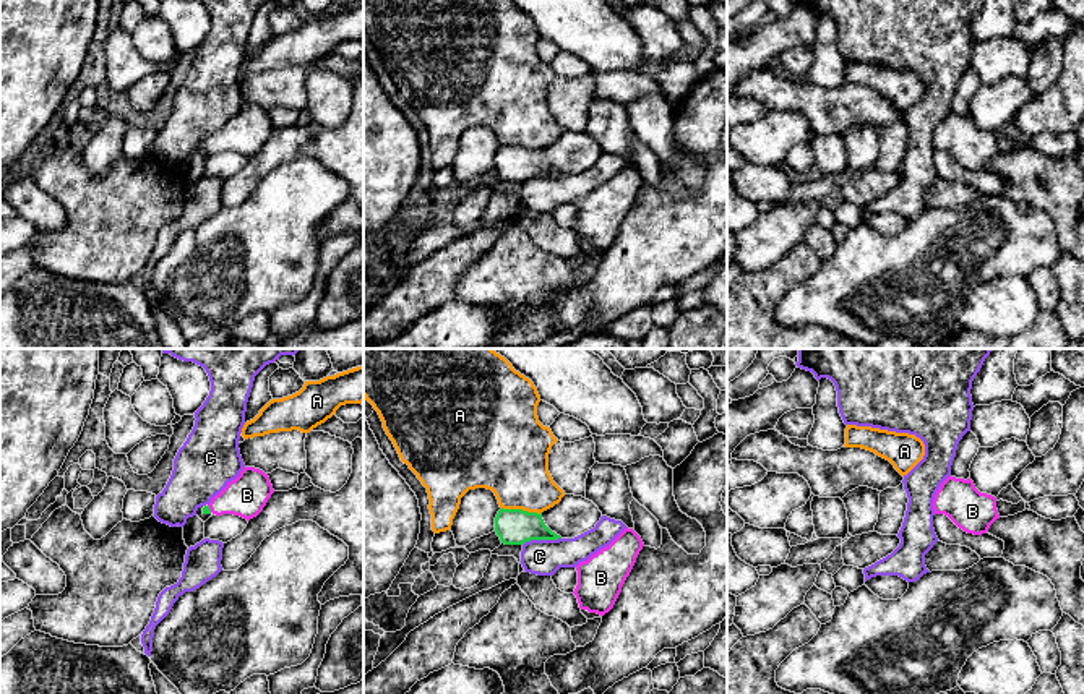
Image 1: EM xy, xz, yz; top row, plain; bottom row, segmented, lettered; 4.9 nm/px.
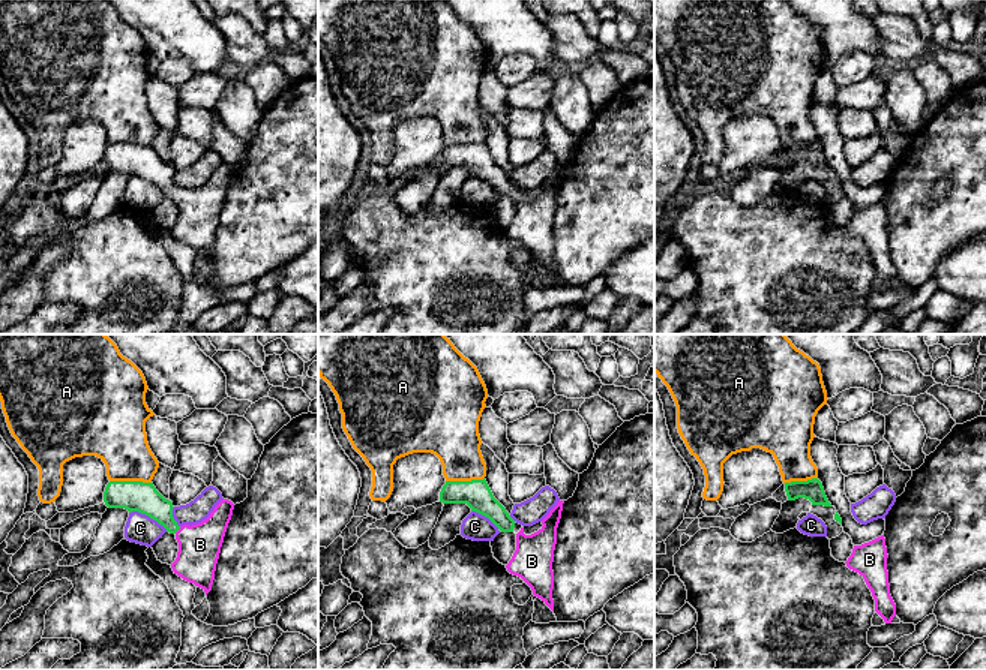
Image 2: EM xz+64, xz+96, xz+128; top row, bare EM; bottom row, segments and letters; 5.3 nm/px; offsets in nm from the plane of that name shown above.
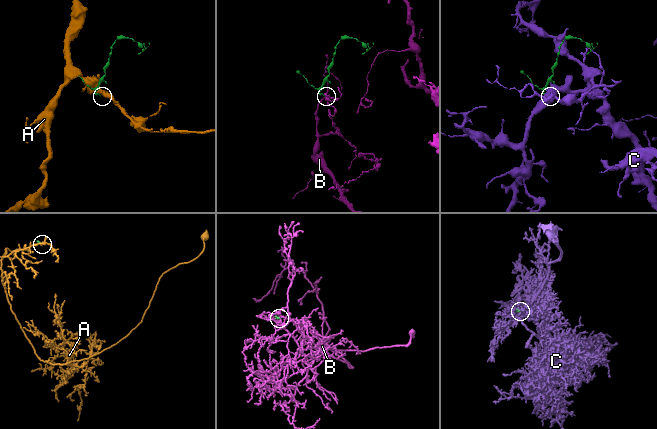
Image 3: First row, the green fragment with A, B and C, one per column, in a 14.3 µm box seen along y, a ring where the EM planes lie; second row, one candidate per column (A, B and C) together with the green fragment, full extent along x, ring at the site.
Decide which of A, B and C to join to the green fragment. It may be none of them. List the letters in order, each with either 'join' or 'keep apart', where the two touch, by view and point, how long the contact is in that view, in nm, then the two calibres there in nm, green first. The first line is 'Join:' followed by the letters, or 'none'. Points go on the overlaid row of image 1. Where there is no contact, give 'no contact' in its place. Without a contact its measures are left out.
Join: B
A: keep apart | xz (521, 509) | 200 nm | 180/360 nm
B: join | xy (208, 508) | 40 nm | 40/200 nm
C: keep apart | xz (541, 539) | 200 nm | 180/180 nm

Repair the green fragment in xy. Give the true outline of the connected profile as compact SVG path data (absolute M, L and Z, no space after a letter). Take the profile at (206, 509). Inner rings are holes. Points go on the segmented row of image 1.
M243 467L240 475L203 508L203 514L234 514L250 520L263 511L273 493L268 473Z

